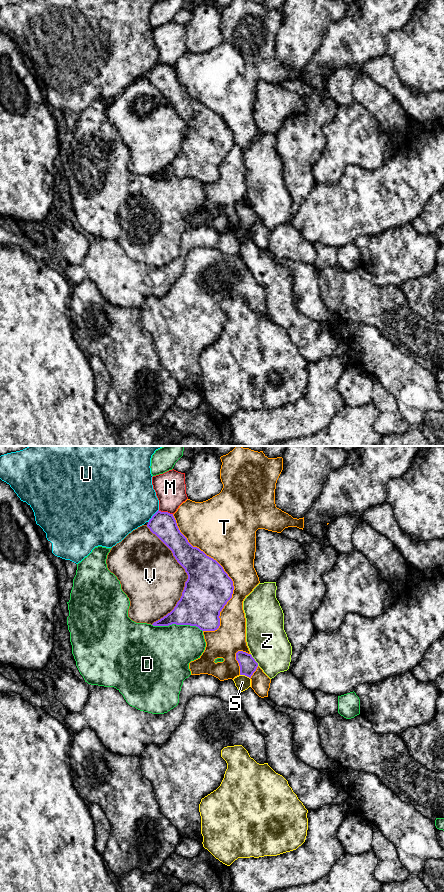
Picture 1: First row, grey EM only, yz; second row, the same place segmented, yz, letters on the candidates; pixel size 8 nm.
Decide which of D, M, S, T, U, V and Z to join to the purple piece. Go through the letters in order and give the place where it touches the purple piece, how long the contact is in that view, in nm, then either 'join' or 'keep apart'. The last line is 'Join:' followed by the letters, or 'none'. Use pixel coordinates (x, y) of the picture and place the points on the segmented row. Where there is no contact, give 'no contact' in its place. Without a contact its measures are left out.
D: yz (177, 624) | 420 nm | keep apart
M: yz (165, 512) | 120 nm | keep apart
S: yz (245, 675) | 90 nm | keep apart
T: yz (223, 569) | 1000 nm | keep apart
U: yz (152, 516) | 140 nm | keep apart
V: yz (188, 577) | 800 nm | keep apart
Z: yz (254, 660) | 120 nm | keep apart
Join: none

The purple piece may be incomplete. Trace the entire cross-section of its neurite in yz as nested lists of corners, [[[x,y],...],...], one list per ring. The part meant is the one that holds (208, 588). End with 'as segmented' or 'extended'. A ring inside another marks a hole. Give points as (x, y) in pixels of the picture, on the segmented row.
[[[158,510],[147,527],[172,551],[188,575],[174,609],[152,625],[190,625],[202,631],[217,630],[220,612],[232,598],[232,579],[216,560],[188,542],[173,514]]]; as segmented

